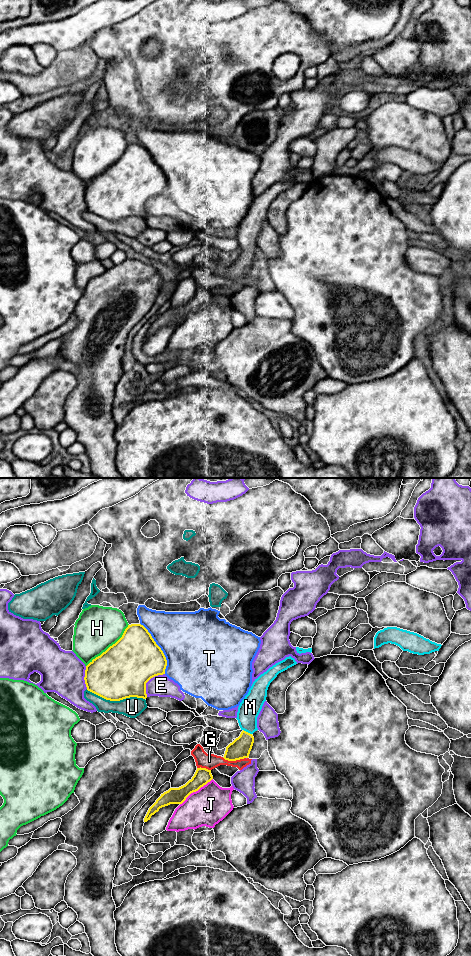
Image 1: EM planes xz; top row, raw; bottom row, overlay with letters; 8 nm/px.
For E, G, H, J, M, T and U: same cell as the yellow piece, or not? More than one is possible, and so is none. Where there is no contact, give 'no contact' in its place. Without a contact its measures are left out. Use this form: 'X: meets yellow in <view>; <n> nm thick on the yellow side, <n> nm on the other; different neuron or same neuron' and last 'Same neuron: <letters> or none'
E: meets yellow in xz; 420 nm thick on the yellow side, 170 nm on the other; different neuron
G: meets yellow in xz; 170 nm thick on the yellow side, 130 nm on the other; different neuron
H: meets yellow in xz; 420 nm thick on the yellow side, 360 nm on the other; different neuron
J: meets yellow in xz; 140 nm thick on the yellow side, 300 nm on the other; different neuron
M: meets yellow in xz; 170 nm thick on the yellow side, 170 nm on the other; same neuron
T: meets yellow in xz; 400 nm thick on the yellow side, 480 nm on the other; different neuron
U: meets yellow in xz; 420 nm thick on the yellow side, 160 nm on the other; different neuron
Same neuron: M

